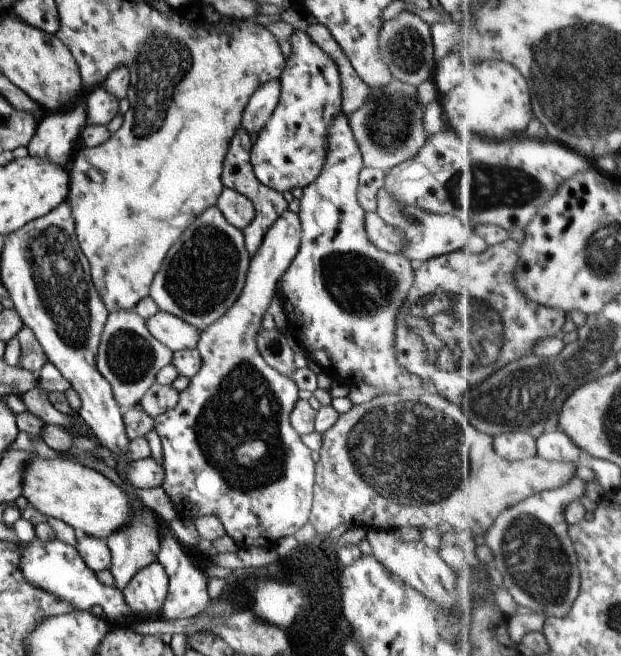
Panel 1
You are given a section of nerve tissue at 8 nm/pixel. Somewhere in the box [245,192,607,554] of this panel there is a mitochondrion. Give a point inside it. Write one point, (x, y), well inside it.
(412, 452)

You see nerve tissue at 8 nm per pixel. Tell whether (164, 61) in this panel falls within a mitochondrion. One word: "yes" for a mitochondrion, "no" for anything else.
yes

